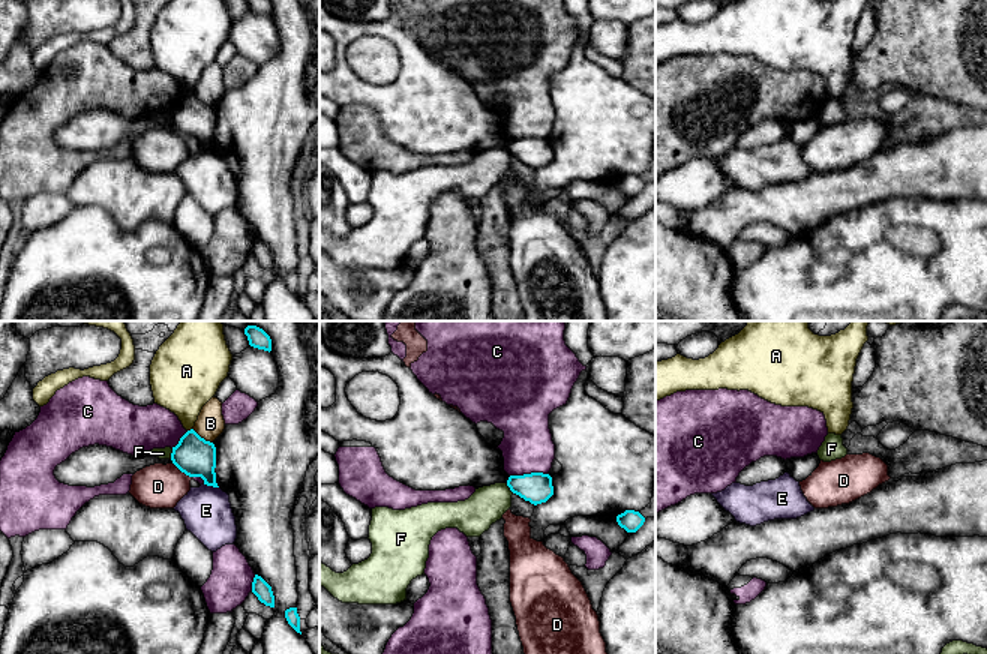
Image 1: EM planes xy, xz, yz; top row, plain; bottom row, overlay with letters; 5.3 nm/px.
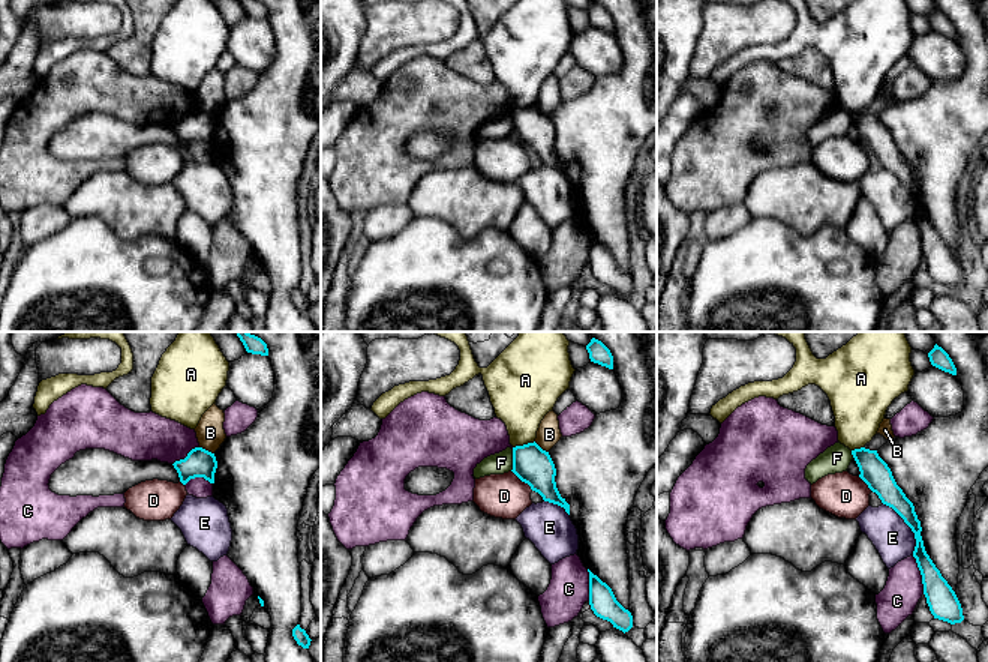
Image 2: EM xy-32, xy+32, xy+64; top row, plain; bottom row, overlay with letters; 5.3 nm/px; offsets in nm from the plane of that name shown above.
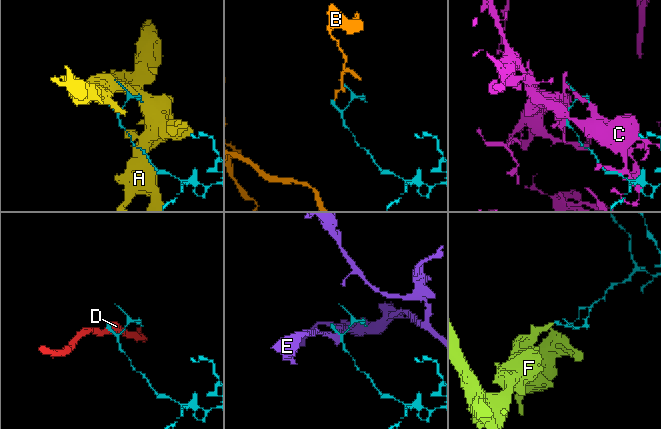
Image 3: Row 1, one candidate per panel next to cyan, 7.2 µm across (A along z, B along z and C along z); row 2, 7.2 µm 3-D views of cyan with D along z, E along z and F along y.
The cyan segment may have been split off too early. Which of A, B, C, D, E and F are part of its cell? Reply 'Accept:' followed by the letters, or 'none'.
Accept: none

